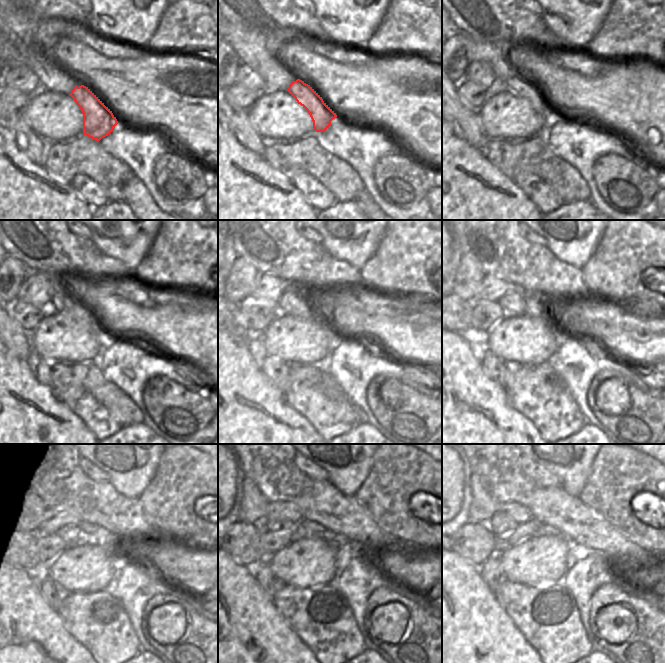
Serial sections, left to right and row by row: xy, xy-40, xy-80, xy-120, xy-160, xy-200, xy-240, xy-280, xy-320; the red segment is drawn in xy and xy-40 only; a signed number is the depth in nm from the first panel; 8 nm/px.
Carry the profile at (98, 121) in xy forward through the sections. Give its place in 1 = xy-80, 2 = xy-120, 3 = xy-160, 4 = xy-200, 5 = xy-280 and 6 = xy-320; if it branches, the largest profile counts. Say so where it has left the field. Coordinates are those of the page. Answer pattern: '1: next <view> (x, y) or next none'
1: next xy-80 (521, 88)
2: next xy-120 (64, 304)
3: next xy-160 (290, 302)
4: next xy-200 (513, 303)
5: next xy-280 (270, 524)
6: next xy-320 (499, 523)

